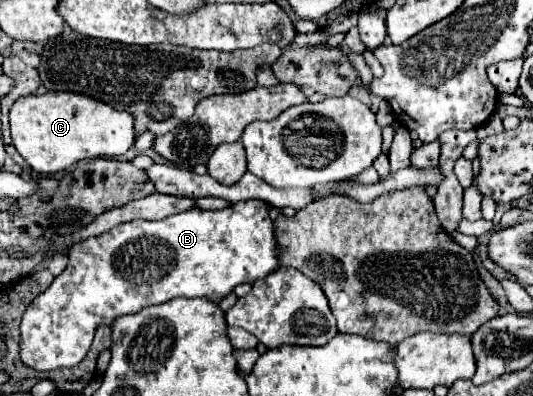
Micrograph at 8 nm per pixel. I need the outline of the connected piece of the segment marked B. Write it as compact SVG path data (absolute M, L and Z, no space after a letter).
M240 201L240 203L234 203L222 211L204 211L204 209L198 209L198 207L192 207L188 211L182 211L178 215L170 215L168 219L162 219L162 221L132 221L132 223L126 223L126 225L118 225L114 229L110 229L110 233L102 233L102 237L94 237L94 239L86 239L78 245L72 245L70 251L68 251L68 265L66 269L54 277L54 281L50 283L50 287L40 293L32 305L26 309L24 313L24 319L22 319L22 325L20 325L20 331L22 331L22 361L36 369L36 371L50 371L50 369L62 369L62 367L76 367L88 353L90 345L92 345L92 339L94 339L94 333L100 325L106 325L106 327L112 327L112 323L116 321L116 317L120 315L128 315L128 313L138 313L142 311L144 307L148 305L160 305L160 303L166 303L170 299L176 299L176 297L188 297L188 299L194 299L194 297L208 297L212 303L220 303L226 295L230 295L234 291L236 285L240 283L254 283L256 279L262 279L266 277L268 273L272 273L276 267L278 267L278 251L274 249L274 233L272 233L272 219L268 217L268 211L270 211L270 205L264 203L264 201Z

